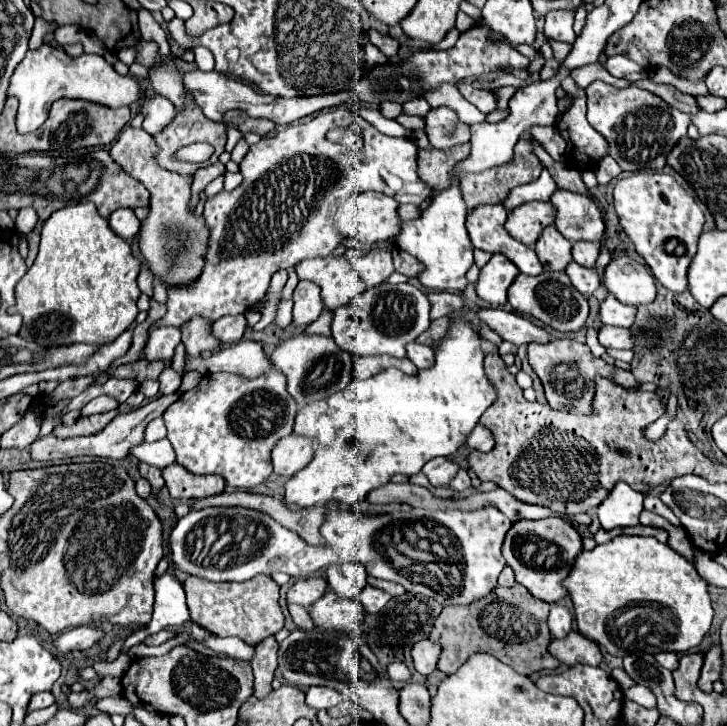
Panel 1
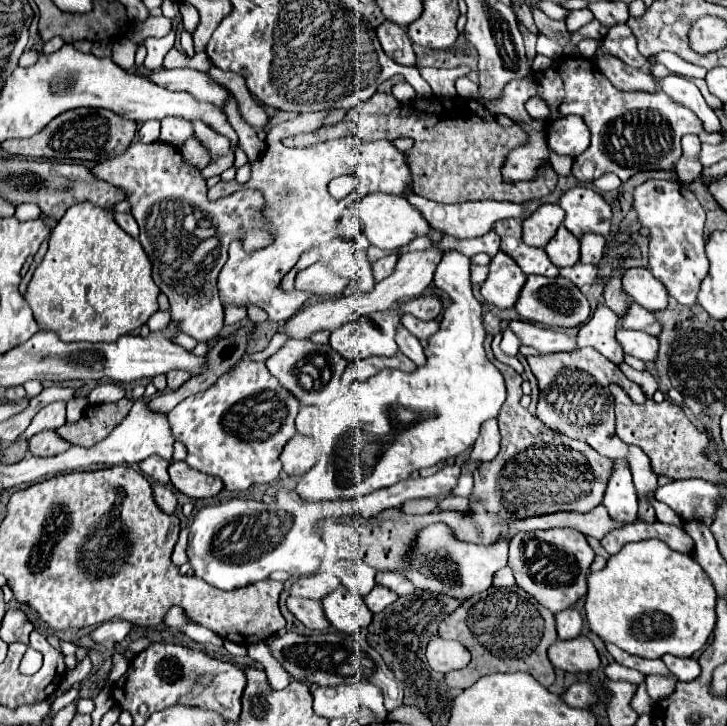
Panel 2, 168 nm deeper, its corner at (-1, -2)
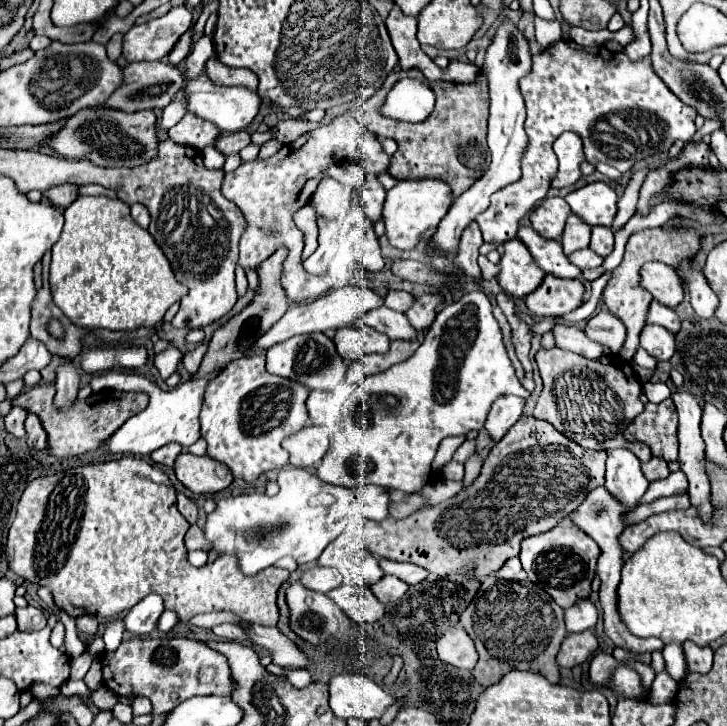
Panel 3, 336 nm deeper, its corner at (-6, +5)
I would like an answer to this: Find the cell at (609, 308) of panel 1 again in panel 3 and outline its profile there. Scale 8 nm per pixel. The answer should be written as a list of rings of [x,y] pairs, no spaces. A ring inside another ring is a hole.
[[[653,300],[651,306],[649,306],[649,312],[647,312],[647,324],[659,324],[659,326],[665,326],[669,332],[675,334],[675,332],[679,330],[681,320],[679,320],[679,316],[675,314],[673,308],[663,306],[663,304],[659,304],[657,300]]]

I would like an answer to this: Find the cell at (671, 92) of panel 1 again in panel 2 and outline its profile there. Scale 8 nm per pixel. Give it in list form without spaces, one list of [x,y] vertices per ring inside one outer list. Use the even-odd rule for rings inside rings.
[[[598,41],[598,49],[596,49],[596,65],[598,69],[622,91],[656,91],[650,75],[642,69],[634,69],[628,67],[624,61],[620,61],[618,57],[604,53],[602,51],[602,41]]]

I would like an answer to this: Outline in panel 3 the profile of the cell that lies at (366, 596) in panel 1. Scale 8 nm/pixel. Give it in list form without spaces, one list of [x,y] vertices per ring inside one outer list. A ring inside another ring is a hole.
[[[383,576],[377,584],[371,586],[373,594],[375,594],[383,604],[389,604],[389,602],[399,600],[399,598],[407,592],[407,588],[409,588],[409,586],[407,586],[405,582],[401,582],[399,578],[395,578],[395,576]]]

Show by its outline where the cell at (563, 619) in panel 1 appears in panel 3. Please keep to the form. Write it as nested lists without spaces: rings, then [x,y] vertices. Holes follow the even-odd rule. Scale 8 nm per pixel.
[[[577,600],[571,608],[565,610],[567,632],[591,630],[597,622],[597,610],[589,600]]]

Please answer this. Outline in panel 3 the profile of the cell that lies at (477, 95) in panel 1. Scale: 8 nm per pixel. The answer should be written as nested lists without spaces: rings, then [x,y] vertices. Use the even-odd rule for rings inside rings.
[[[561,40],[541,54],[533,56],[533,68],[531,72],[519,80],[521,92],[527,106],[527,120],[525,120],[525,132],[529,138],[529,144],[521,158],[521,178],[507,188],[501,188],[491,196],[491,206],[479,214],[475,220],[483,232],[483,240],[487,244],[503,244],[511,238],[515,238],[517,222],[547,196],[549,184],[555,178],[558,170],[558,160],[553,152],[553,140],[563,134],[565,130],[573,130],[581,136],[585,146],[585,158],[587,162],[605,162],[619,172],[629,172],[637,162],[659,154],[669,152],[675,140],[689,142],[695,128],[695,108],[681,102],[665,84],[663,80],[653,72],[651,60],[643,58],[639,62],[631,62],[623,52],[611,52],[605,46],[579,46],[573,40]]]

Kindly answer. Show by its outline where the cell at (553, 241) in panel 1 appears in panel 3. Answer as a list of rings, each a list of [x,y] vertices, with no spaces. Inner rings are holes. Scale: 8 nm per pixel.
[[[571,214],[567,218],[567,226],[565,226],[565,232],[561,236],[561,244],[563,244],[563,250],[565,254],[573,254],[577,250],[583,250],[589,246],[589,236],[591,236],[591,226],[583,224],[583,220],[579,220],[579,216]]]

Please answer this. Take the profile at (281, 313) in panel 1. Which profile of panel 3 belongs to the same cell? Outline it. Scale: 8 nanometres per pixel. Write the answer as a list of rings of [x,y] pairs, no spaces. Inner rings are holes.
[[[307,204],[299,214],[295,214],[295,224],[305,234],[305,248],[303,248],[303,260],[307,260],[317,250],[317,220],[315,210],[311,204]]]

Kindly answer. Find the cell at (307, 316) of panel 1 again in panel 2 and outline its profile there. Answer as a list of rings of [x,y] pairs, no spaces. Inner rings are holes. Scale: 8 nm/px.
[[[322,261],[306,267],[304,271],[300,271],[296,275],[296,289],[310,291],[314,295],[342,293],[344,287],[346,287],[346,279],[336,277],[330,271],[330,267],[326,267],[326,263],[322,263]]]

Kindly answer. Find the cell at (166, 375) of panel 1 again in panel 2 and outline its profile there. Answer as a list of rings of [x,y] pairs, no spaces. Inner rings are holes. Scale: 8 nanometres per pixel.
[[[170,371],[166,377],[168,377],[168,387],[172,391],[178,389],[182,383],[186,383],[190,379],[190,375],[186,375],[186,371]]]

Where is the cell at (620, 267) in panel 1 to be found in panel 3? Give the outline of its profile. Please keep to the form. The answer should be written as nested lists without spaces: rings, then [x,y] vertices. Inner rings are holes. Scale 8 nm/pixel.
[[[647,262],[641,268],[639,284],[649,290],[657,302],[669,308],[675,308],[683,300],[683,282],[677,272],[663,262]]]

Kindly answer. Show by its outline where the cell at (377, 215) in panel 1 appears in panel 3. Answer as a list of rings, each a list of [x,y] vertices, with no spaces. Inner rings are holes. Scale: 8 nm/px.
[[[401,180],[397,186],[387,190],[381,216],[385,220],[385,236],[391,246],[399,250],[413,250],[421,240],[429,240],[439,220],[447,214],[451,202],[449,186],[439,180]]]

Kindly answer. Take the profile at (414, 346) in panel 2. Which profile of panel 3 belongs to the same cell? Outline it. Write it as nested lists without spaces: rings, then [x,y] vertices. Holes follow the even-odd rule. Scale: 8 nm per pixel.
[[[387,306],[377,308],[375,312],[369,312],[357,324],[359,326],[367,324],[369,328],[385,332],[391,340],[415,340],[417,338],[417,330],[409,324],[407,316],[401,314],[401,312],[395,312],[395,310],[387,308]]]

